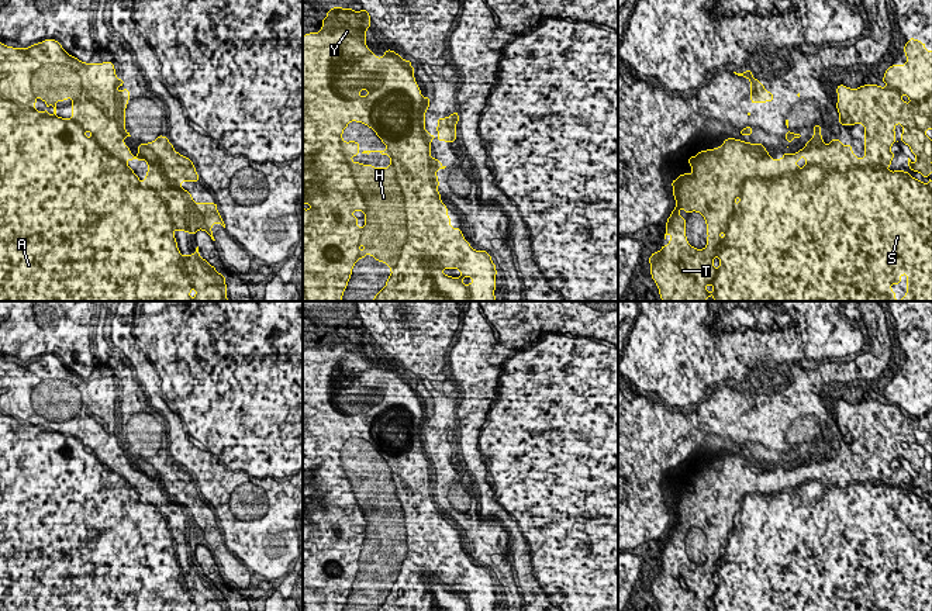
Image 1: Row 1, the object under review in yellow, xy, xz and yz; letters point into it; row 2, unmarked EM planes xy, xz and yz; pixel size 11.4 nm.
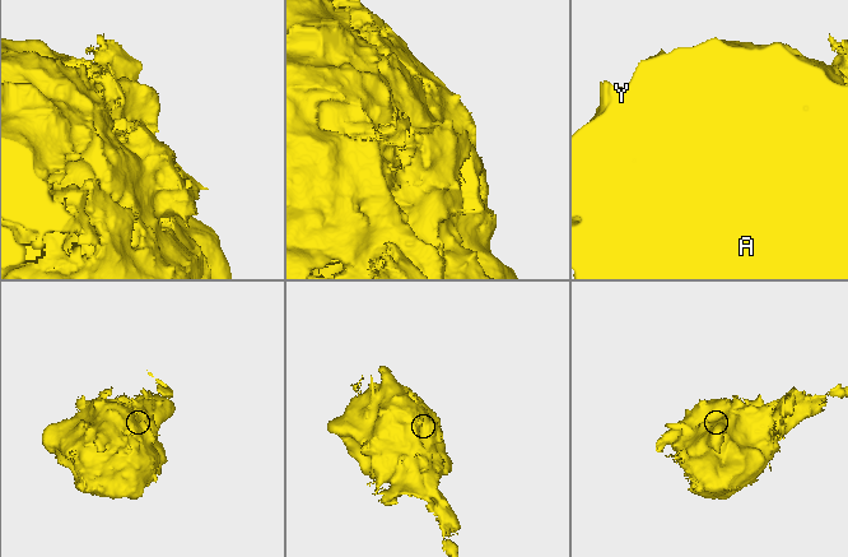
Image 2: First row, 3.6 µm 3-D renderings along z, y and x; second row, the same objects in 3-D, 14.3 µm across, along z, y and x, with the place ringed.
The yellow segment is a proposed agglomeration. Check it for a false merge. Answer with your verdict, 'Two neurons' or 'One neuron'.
One neuron

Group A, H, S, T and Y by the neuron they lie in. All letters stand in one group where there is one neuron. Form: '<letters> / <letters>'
A H S T Y

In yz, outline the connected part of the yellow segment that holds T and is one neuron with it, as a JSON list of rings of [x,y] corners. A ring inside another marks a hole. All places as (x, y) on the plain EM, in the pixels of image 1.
[[[909,352],[909,356],[902,363],[902,366],[907,370],[907,379],[891,380],[886,386],[884,393],[881,394],[887,400],[886,404],[880,403],[879,400],[867,400],[867,401],[863,400],[862,403],[857,403],[857,404],[849,404],[843,400],[838,400],[836,424],[839,428],[839,435],[838,435],[839,439],[840,441],[855,441],[855,439],[864,441],[864,473],[863,474],[859,474],[856,469],[852,467],[852,460],[842,460],[840,455],[831,455],[831,459],[825,460],[824,453],[821,452],[821,439],[814,441],[814,452],[810,456],[807,456],[807,460],[804,463],[801,463],[795,469],[783,469],[781,474],[772,474],[770,470],[767,469],[767,465],[763,462],[763,459],[752,459],[752,458],[749,459],[749,458],[743,458],[735,453],[726,453],[721,462],[714,463],[712,466],[711,465],[700,466],[697,472],[688,473],[687,477],[691,481],[693,487],[690,490],[683,489],[679,491],[677,496],[672,496],[673,511],[676,514],[676,524],[672,527],[670,532],[666,535],[667,541],[665,542],[666,543],[665,555],[670,549],[672,550],[670,558],[667,560],[663,560],[659,567],[653,567],[652,572],[648,574],[650,579],[650,590],[659,604],[659,610],[660,611],[710,611],[710,610],[712,611],[895,611],[895,607],[891,605],[891,600],[893,598],[900,600],[901,598],[900,593],[905,590],[907,591],[907,610],[905,611],[932,611],[932,496],[929,494],[929,490],[932,487],[932,456],[925,449],[926,445],[932,445],[932,366],[926,366],[925,363],[926,360],[924,358],[919,358],[918,355],[914,355],[912,352]],[[897,439],[902,441],[902,449],[901,449],[900,456],[908,460],[911,463],[911,467],[918,474],[915,479],[912,479],[911,474],[908,473],[907,480],[909,481],[911,486],[919,487],[924,494],[928,493],[929,494],[928,500],[925,500],[921,496],[917,496],[908,487],[904,487],[900,484],[895,487],[891,487],[887,484],[891,480],[893,473],[895,472],[895,469],[893,469],[890,463],[897,456],[895,448],[894,448],[894,443]],[[680,524],[683,524],[687,529],[690,529],[691,527],[697,527],[704,532],[707,538],[707,549],[708,549],[707,562],[704,565],[695,565],[694,562],[688,559],[687,552],[686,552],[686,534],[683,534],[679,529]]]

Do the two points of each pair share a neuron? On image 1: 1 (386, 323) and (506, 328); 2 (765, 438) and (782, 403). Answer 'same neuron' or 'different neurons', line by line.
1: different neurons
2: different neurons

